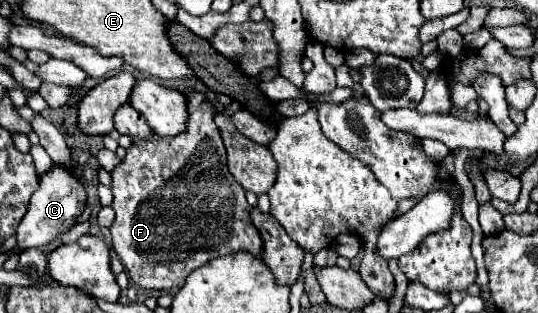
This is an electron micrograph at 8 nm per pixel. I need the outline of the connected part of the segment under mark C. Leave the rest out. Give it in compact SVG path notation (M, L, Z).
M53 166L47 174L43 174L39 178L39 190L31 196L27 214L23 216L23 220L17 228L17 244L21 248L43 246L43 244L51 242L57 234L67 232L75 224L75 218L85 210L85 200L87 200L85 188L75 178L75 174Z

